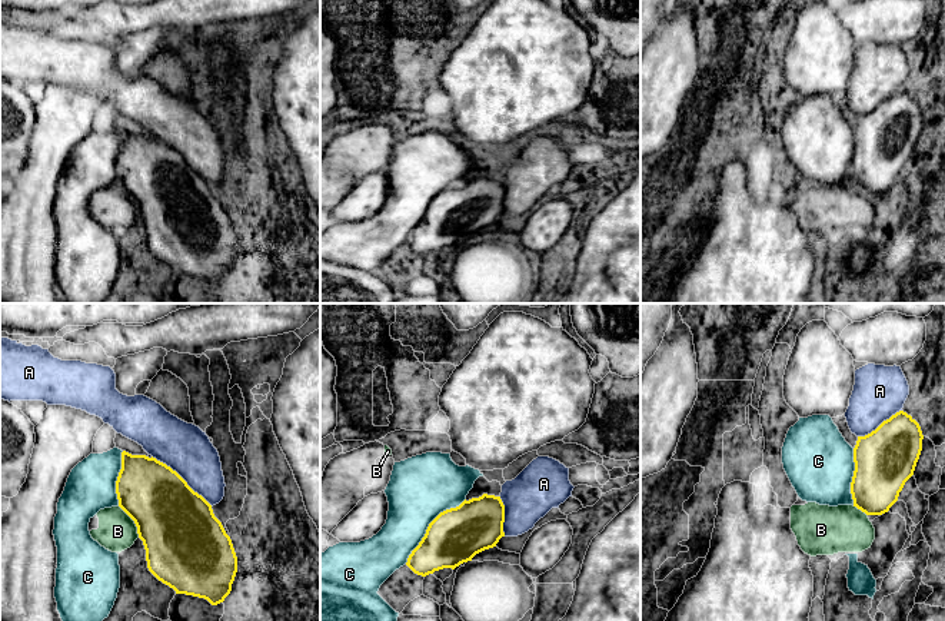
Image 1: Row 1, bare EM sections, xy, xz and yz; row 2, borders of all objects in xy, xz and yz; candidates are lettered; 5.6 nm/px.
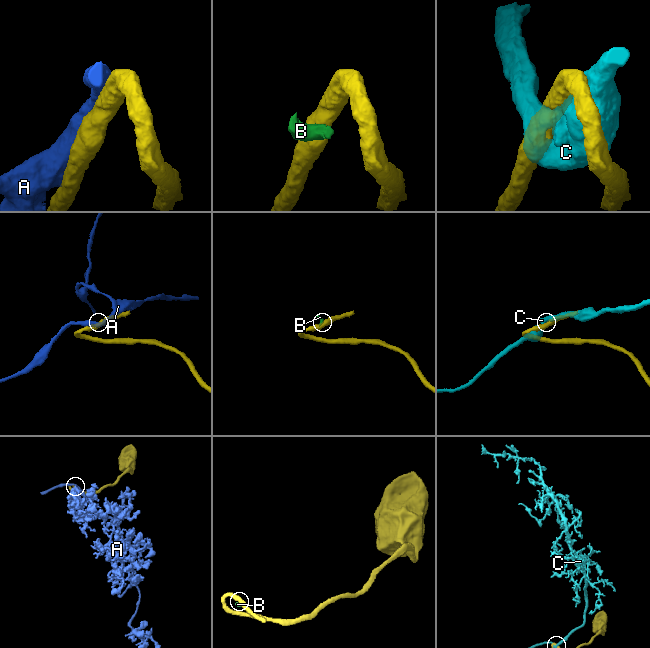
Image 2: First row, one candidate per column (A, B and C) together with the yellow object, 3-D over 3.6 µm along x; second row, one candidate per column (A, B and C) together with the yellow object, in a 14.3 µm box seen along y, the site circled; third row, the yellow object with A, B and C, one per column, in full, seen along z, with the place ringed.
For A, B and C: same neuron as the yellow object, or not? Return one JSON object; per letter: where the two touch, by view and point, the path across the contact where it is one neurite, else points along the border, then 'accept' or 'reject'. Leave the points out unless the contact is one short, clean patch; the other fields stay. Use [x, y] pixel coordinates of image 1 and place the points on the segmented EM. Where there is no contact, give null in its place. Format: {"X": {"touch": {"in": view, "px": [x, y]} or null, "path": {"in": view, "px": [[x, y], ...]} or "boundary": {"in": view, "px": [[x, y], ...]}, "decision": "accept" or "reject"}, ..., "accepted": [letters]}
{"A": {"touch": {"in": "xy", "px": [182, 478]}, "decision": "reject"}, "B": {"touch": {"in": "xy", "px": [133, 520]}, "boundary": {"in": "xy", "px": [[117, 505], [133, 521], [139, 537]]}, "decision": "reject"}, "C": {"touch": {"in": "xz", "px": [429, 525]}, "decision": "reject"}, "accepted": []}

